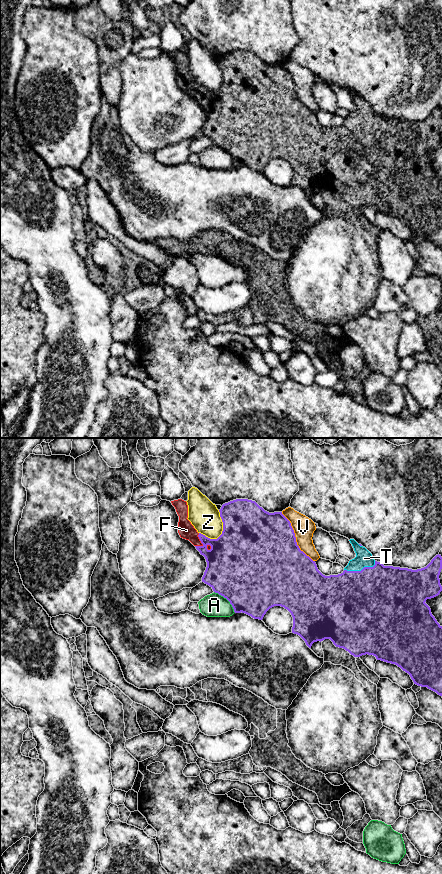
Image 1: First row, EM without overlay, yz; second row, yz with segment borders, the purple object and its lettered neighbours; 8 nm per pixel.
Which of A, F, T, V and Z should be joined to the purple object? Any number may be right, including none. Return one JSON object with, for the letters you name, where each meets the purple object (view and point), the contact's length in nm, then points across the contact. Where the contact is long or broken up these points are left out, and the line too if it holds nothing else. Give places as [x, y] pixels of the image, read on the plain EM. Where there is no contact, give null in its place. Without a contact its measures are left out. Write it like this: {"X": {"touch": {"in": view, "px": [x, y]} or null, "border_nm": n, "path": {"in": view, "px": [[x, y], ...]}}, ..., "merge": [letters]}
{"F": {"touch": {"in": "yz", "px": [200, 92]}, "border_nm": 120, "path": {"in": "yz", "px": [[228, 105], [218, 105], [200, 92], [186, 82]]}}, "T": {"touch": {"in": "yz", "px": [361, 122]}, "border_nm": 260}, "merge": ["F", "T"]}

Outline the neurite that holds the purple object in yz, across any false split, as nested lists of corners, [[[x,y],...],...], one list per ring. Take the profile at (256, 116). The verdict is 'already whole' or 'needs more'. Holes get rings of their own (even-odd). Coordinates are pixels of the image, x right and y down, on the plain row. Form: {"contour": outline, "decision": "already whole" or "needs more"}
{"contour": [[[178,51],[171,55],[179,68],[180,89],[189,92],[206,111],[202,134],[226,150],[235,165],[242,164],[262,172],[270,160],[284,159],[293,169],[292,185],[299,187],[309,200],[314,194],[330,191],[336,199],[345,201],[354,209],[368,206],[397,217],[410,227],[414,236],[442,248],[442,178],[425,155],[442,143],[439,131],[441,107],[436,107],[426,119],[417,122],[384,118],[375,113],[365,99],[350,91],[356,109],[349,113],[341,126],[325,128],[318,122],[315,113],[300,102],[291,75],[282,64],[269,65],[248,51],[230,53],[219,62],[223,74],[222,86],[217,91],[210,91],[198,85],[187,71],[186,53]]], "decision": "needs more"}

